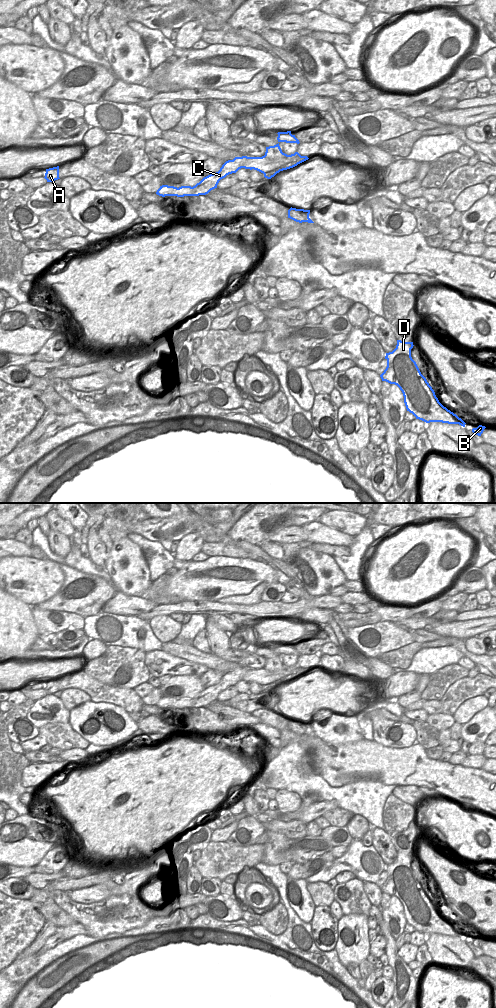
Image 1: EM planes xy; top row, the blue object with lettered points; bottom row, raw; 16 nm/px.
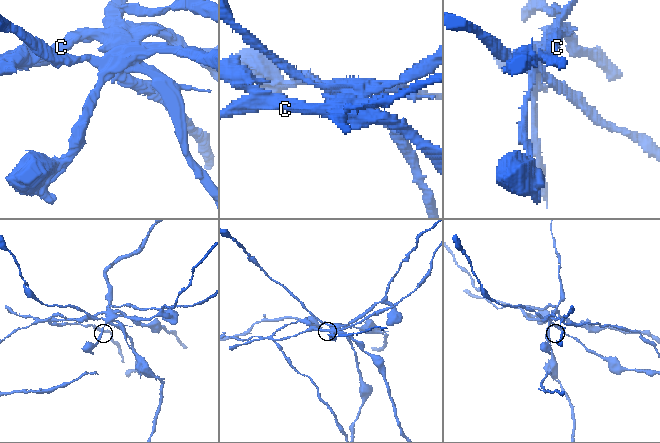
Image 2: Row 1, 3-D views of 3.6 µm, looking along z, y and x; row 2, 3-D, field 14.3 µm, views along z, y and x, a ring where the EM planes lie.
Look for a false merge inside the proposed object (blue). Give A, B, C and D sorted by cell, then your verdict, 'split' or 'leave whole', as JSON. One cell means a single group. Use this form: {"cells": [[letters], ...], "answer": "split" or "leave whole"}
{"cells": [["A", "C"], ["B", "D"]], "answer": "split"}

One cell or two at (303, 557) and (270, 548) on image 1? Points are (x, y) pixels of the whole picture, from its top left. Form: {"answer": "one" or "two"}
{"answer": "two"}

